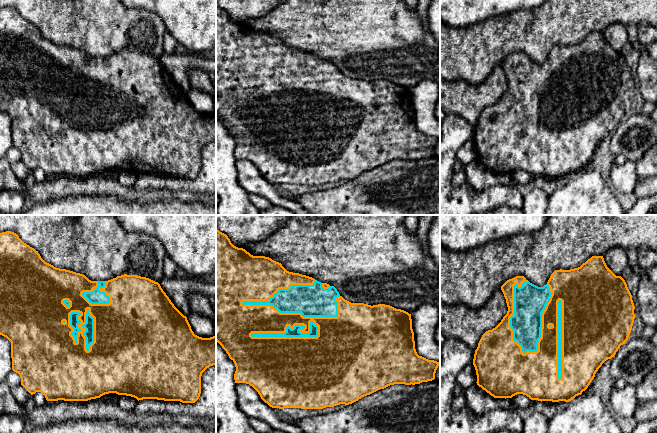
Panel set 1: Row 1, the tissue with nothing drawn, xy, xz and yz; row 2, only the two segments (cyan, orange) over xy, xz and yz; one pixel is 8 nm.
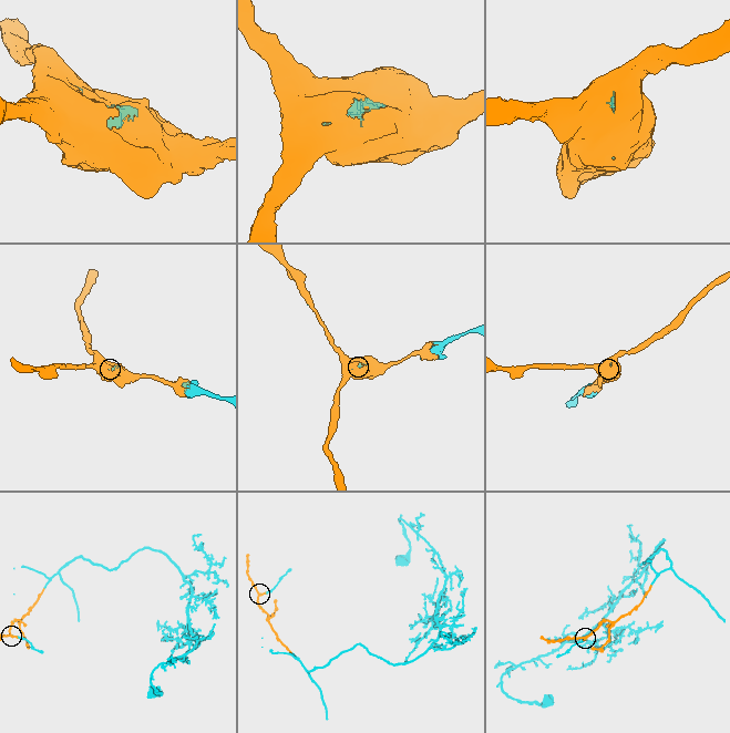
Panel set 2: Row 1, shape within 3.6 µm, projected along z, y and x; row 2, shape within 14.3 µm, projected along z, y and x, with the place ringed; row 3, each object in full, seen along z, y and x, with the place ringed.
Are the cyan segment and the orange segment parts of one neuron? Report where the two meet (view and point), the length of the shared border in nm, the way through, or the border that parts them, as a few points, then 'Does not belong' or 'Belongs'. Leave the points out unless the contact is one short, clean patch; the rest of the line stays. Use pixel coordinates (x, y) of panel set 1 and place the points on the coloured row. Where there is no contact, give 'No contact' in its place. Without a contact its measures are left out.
Touches cyan at xz (300, 312). Shared border 800 nm. Belongs

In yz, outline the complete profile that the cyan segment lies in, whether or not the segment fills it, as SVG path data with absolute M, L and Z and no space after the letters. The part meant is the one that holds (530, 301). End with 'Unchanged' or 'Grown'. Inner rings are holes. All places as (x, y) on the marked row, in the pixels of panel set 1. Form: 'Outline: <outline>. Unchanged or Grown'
Outline: M592 256L580 267L570 270L555 270L546 285L538 287L530 283L524 276L516 276L507 280L501 290L506 299L508 311L501 322L492 330L486 331L475 350L473 365L477 375L477 385L489 393L494 398L512 398L517 394L523 394L531 400L569 402L585 391L595 377L596 372L602 364L614 357L621 345L623 345L631 333L635 319L634 303L632 295L625 280L621 276L616 276L606 265L603 256Z. Grown

